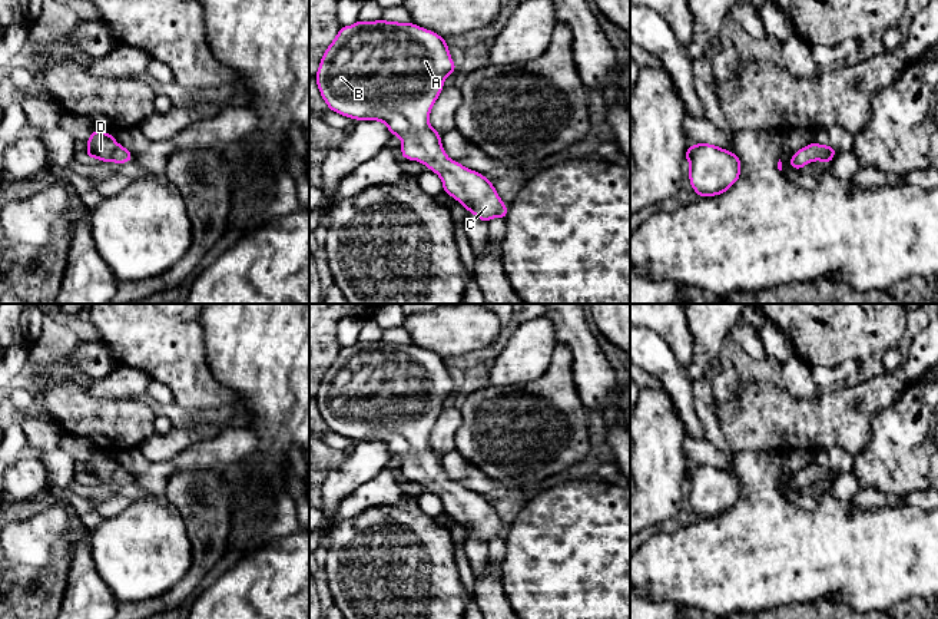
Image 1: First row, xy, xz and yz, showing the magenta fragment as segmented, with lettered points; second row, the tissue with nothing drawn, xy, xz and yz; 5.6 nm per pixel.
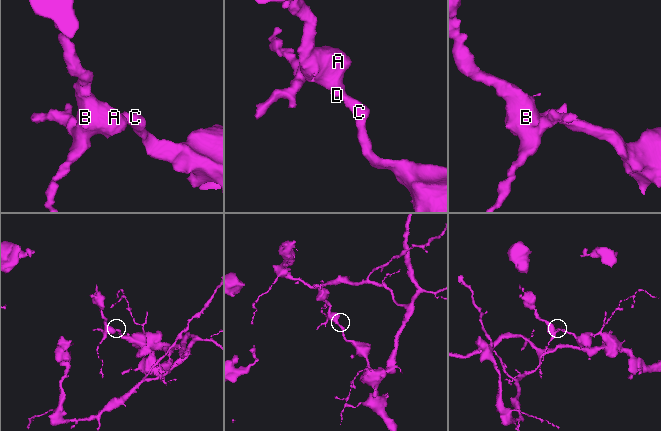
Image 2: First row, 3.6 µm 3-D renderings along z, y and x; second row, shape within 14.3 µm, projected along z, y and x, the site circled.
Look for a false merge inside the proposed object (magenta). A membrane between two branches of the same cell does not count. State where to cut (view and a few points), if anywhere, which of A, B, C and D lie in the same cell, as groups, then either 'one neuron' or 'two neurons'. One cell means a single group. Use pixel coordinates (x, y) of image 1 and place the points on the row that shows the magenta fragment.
no cut; A B C D; one neuron

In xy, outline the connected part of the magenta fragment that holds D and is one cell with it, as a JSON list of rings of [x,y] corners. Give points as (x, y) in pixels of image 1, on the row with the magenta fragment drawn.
[[[95,129],[86,140],[86,158],[95,158],[102,162],[116,162],[119,165],[132,162],[133,155],[130,150],[119,145],[112,133]]]

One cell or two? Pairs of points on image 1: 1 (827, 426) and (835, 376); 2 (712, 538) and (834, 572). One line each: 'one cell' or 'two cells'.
1: two cells
2: one cell

